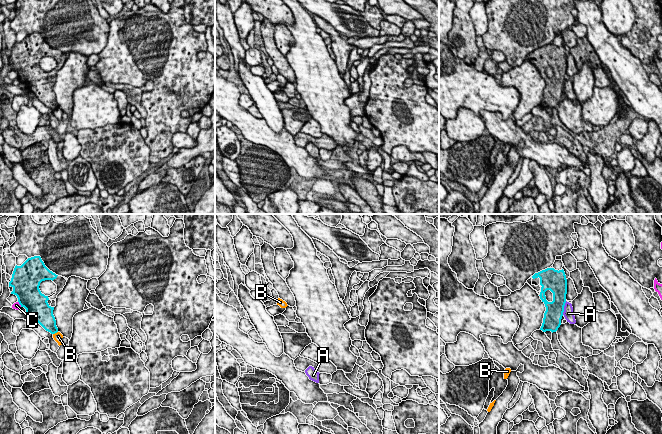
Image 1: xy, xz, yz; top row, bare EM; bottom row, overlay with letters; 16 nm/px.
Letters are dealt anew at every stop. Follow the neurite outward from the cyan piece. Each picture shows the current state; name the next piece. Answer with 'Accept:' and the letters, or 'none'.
Accept: none

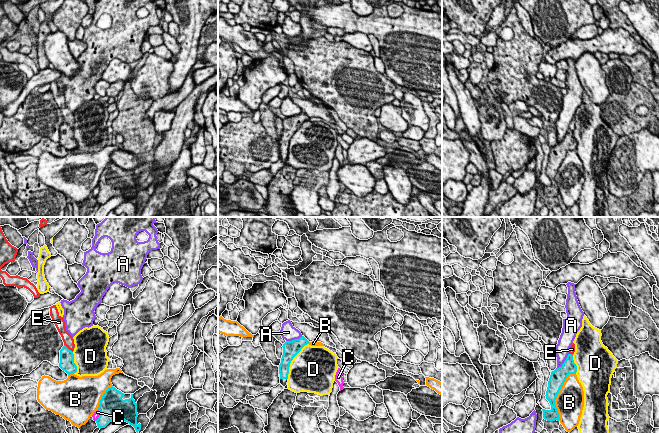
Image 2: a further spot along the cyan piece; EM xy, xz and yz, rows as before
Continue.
Accept: none

